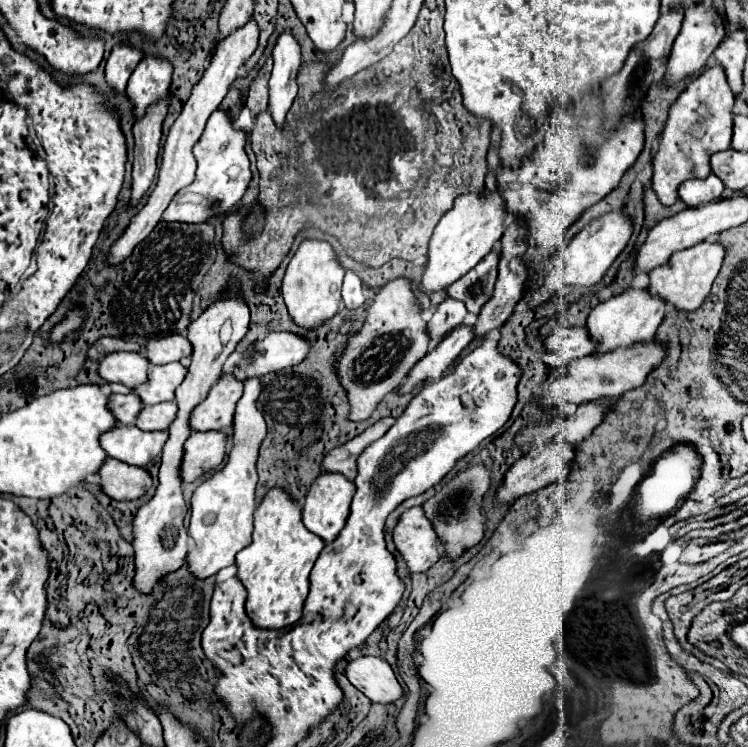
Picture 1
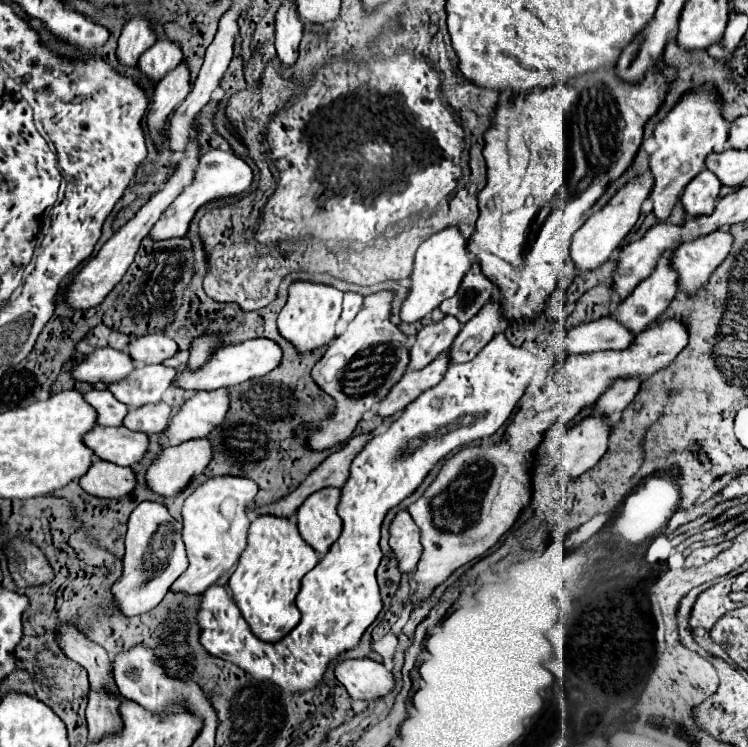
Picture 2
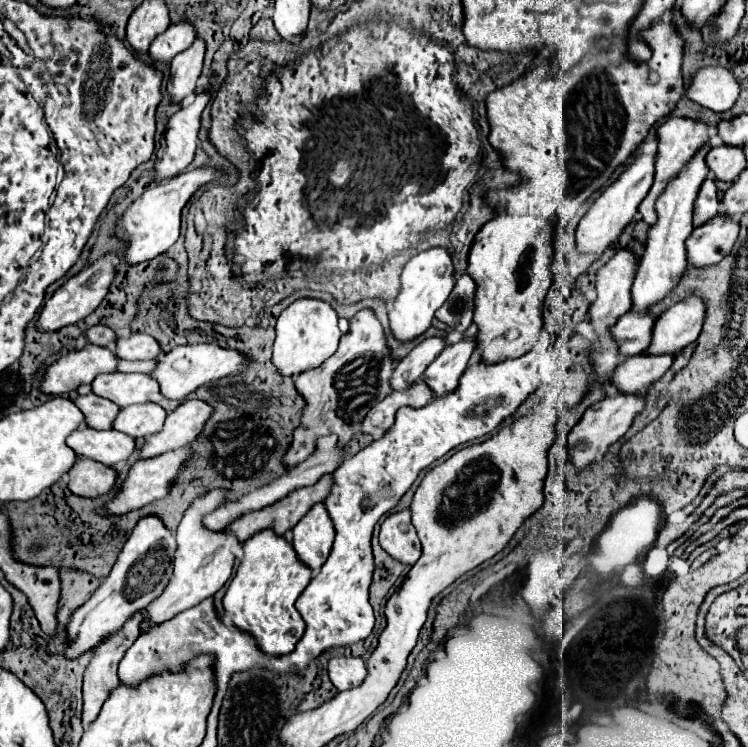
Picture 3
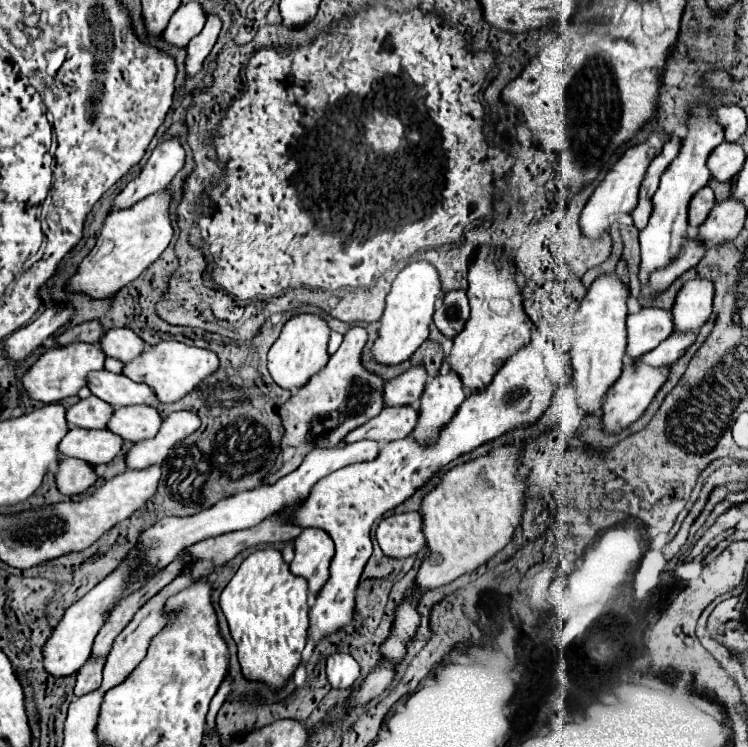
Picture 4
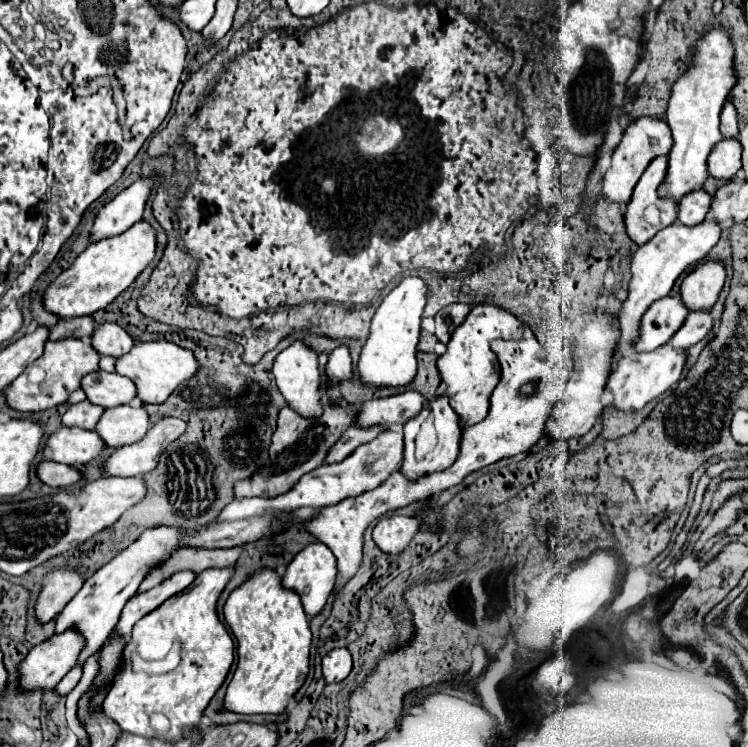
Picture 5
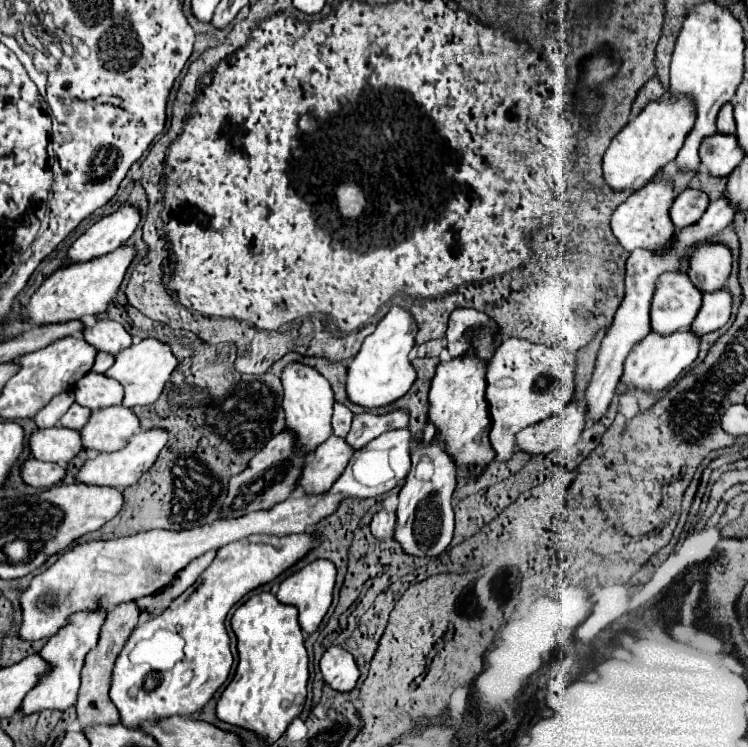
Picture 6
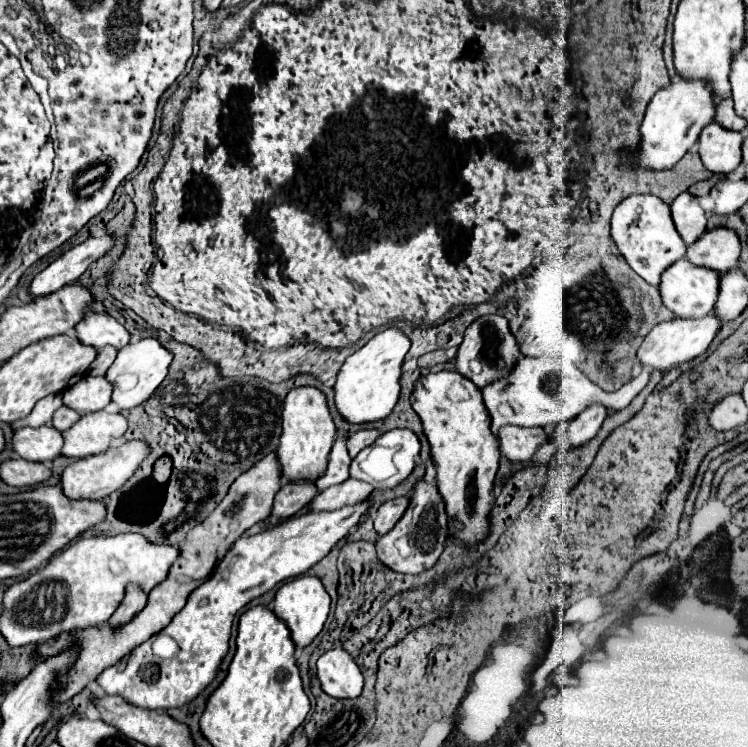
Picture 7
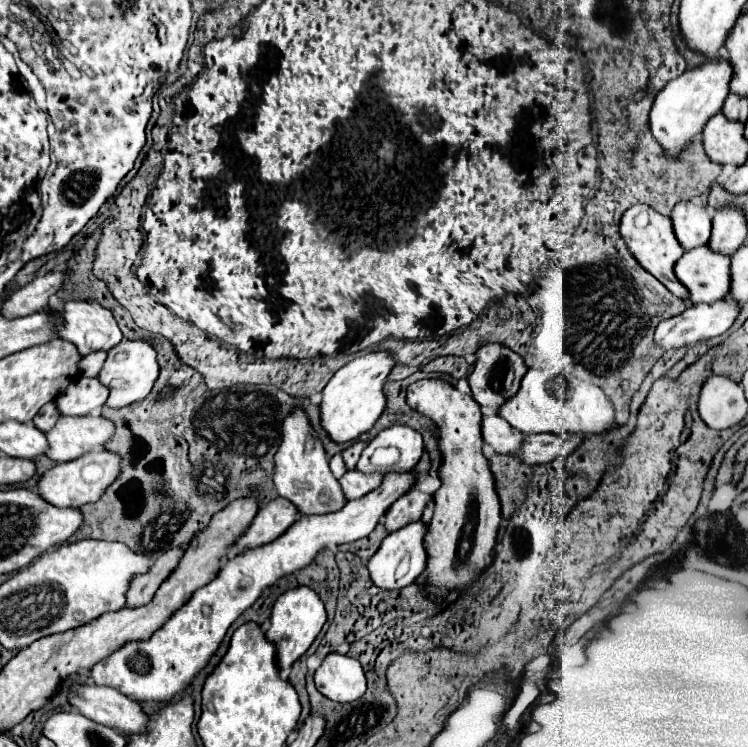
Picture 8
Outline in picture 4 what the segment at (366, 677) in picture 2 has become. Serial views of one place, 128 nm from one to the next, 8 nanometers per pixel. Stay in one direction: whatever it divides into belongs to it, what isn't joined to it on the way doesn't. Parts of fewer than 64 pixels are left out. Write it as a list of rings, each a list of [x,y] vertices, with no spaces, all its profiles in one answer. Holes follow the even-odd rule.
[[[330,654],[326,660],[326,678],[332,688],[350,688],[360,676],[360,666],[350,654]]]

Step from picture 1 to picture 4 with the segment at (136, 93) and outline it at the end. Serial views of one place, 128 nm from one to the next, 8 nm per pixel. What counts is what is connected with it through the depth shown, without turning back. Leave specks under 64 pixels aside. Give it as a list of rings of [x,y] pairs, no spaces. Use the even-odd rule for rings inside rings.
[[[188,2],[188,4],[182,4],[170,24],[166,26],[164,30],[164,38],[166,42],[174,44],[174,46],[188,46],[188,42],[204,28],[206,24],[206,16],[204,16],[204,10],[200,8],[200,4],[196,2]]]

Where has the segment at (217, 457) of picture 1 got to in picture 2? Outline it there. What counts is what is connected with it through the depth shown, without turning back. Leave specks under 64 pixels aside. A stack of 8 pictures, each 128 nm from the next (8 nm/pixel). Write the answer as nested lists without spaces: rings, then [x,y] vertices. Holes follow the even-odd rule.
[[[206,438],[188,440],[174,448],[164,448],[146,470],[146,484],[152,492],[168,498],[188,486],[212,460],[212,446]]]

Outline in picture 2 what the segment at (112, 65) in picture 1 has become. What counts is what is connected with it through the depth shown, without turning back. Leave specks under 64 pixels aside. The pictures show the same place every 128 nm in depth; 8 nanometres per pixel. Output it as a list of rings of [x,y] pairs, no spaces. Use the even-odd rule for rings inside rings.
[[[134,16],[126,22],[122,36],[118,40],[118,58],[122,64],[138,64],[142,52],[146,52],[156,42],[154,24],[146,16]]]

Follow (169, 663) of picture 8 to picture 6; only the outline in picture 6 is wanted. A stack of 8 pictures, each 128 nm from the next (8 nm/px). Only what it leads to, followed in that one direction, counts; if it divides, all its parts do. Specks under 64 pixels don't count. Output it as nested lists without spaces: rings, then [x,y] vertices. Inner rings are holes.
[[[300,532],[292,536],[248,536],[248,540],[236,540],[236,544],[220,548],[214,562],[198,576],[194,586],[174,598],[162,614],[140,622],[118,654],[110,678],[110,700],[120,712],[120,722],[128,728],[140,728],[144,721],[192,716],[198,712],[230,674],[232,652],[224,626],[230,608],[238,604],[248,592],[272,582],[282,572],[300,562],[310,550],[318,546],[318,542],[320,536],[312,532]],[[156,630],[172,630],[186,640],[186,656],[170,670],[154,670],[134,654],[134,648],[142,640],[150,640]]]

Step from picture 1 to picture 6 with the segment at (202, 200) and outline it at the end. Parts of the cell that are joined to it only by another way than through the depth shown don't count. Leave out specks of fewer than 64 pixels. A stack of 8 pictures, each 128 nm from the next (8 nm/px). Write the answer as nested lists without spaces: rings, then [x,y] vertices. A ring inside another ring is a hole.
[[[120,246],[114,252],[94,258],[84,264],[72,264],[68,268],[62,268],[54,272],[50,278],[44,280],[44,284],[34,292],[30,298],[30,304],[22,308],[22,320],[32,322],[36,326],[40,324],[62,324],[68,320],[82,320],[82,316],[94,316],[100,312],[106,312],[110,300],[118,292],[124,274],[134,260],[134,248],[132,246]]]

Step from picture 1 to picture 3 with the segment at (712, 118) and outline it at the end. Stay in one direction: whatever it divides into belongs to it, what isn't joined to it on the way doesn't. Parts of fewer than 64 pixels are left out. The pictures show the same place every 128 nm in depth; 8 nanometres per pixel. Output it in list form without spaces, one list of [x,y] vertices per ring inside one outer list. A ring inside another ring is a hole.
[[[668,118],[660,128],[658,128],[658,158],[656,158],[656,174],[654,174],[654,184],[646,196],[646,200],[640,204],[638,212],[642,214],[642,220],[646,224],[654,224],[656,222],[656,212],[654,212],[654,202],[656,198],[664,192],[668,180],[672,180],[672,176],[676,176],[688,162],[690,158],[708,142],[708,126],[704,122],[698,120],[690,120],[690,118]]]

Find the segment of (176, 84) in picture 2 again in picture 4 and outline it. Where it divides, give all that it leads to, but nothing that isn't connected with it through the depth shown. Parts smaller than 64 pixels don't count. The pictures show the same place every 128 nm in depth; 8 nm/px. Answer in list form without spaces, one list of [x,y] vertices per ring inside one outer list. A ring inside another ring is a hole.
[[[212,14],[212,16],[208,16],[204,30],[190,40],[190,44],[188,44],[188,58],[186,58],[186,72],[188,72],[188,76],[194,76],[202,68],[202,62],[210,54],[212,46],[216,44],[220,30],[222,30],[222,20],[220,20],[220,16]]]

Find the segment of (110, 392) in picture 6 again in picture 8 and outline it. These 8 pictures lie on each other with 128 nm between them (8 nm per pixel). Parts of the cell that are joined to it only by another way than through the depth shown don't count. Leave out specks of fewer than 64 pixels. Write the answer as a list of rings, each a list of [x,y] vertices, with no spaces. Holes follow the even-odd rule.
[[[80,376],[56,398],[56,408],[64,416],[86,416],[102,408],[106,398],[108,388],[102,386],[98,378]]]

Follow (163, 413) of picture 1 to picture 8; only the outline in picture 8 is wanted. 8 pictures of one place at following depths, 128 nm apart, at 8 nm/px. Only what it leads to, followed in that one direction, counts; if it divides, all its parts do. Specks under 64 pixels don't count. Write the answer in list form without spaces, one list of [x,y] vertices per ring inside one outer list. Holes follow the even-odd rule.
[[[60,416],[56,426],[46,432],[48,452],[54,462],[68,462],[86,452],[100,450],[112,436],[112,422],[100,416]]]

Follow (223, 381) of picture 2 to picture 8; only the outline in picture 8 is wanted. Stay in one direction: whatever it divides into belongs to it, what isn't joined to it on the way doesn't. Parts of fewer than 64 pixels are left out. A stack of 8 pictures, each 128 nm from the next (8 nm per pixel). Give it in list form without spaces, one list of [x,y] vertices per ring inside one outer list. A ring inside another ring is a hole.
[[[122,340],[120,344],[116,344],[116,348],[108,350],[108,356],[98,374],[98,380],[110,390],[106,404],[110,408],[124,408],[144,400],[152,390],[156,376],[158,376],[158,362],[156,362],[154,348],[144,340]]]

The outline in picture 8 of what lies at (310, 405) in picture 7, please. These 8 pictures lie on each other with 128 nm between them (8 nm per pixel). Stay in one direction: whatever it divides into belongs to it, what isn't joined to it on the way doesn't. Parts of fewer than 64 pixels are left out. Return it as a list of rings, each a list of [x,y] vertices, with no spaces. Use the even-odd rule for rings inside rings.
[[[292,410],[290,416],[284,420],[282,434],[284,438],[274,458],[276,460],[274,486],[278,490],[278,496],[292,502],[298,508],[298,512],[304,516],[338,512],[340,506],[346,504],[344,492],[328,468],[328,458],[324,454],[324,448],[314,428],[310,426],[306,414],[302,410]]]

